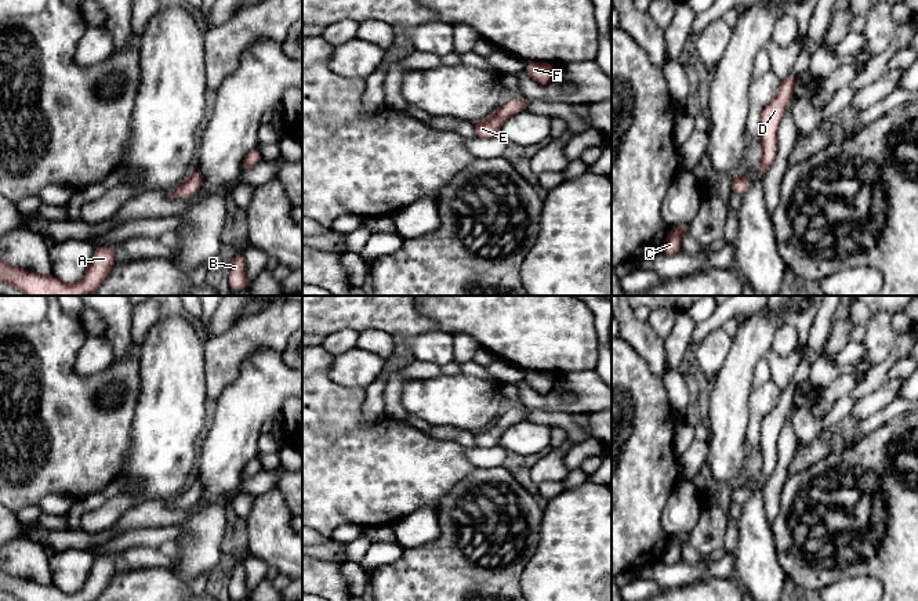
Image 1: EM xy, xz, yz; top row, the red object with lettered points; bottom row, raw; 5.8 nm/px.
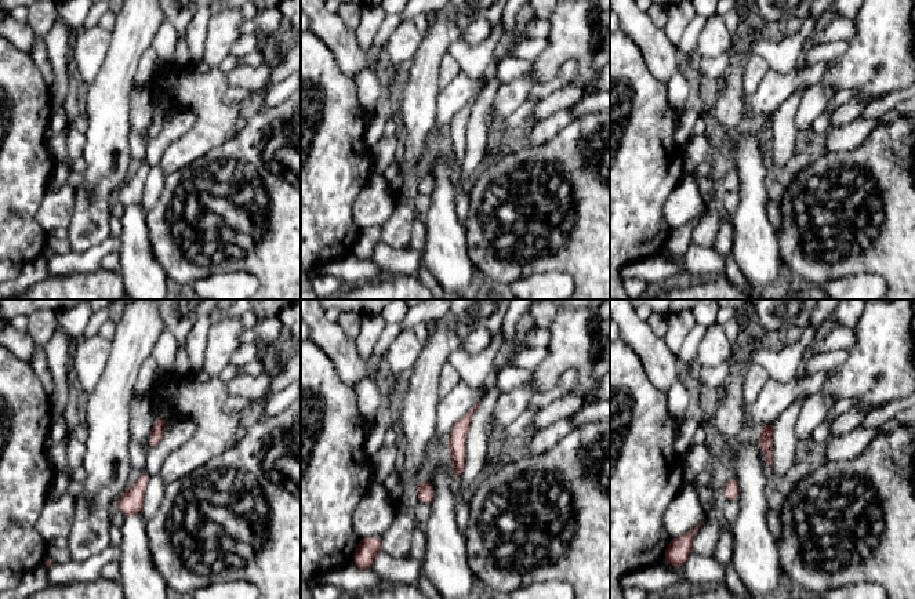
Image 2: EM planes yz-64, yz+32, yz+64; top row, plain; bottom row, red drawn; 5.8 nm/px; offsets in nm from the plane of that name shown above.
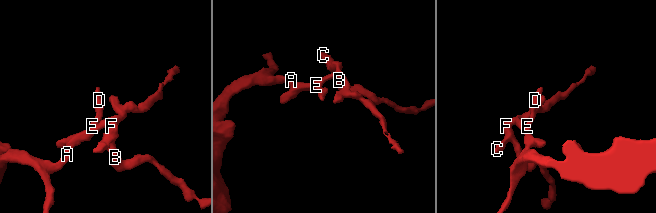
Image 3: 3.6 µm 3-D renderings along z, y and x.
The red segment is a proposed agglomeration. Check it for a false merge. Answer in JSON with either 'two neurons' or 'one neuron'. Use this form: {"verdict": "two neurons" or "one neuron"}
{"verdict": "one neuron"}

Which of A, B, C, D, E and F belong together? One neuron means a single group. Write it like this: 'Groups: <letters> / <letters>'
Groups: A B C D E F

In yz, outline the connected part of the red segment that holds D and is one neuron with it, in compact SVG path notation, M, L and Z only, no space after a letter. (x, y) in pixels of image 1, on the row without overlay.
M790 383L787 387L781 388L780 399L776 408L768 413L761 426L761 453L762 453L762 467L761 467L761 485L773 473L777 461L777 441L780 431L790 413L794 402L794 395L797 385Z

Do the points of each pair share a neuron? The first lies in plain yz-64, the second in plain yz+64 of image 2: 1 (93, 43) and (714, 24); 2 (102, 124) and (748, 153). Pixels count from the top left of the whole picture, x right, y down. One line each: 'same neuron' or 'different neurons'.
1: same neuron
2: different neurons

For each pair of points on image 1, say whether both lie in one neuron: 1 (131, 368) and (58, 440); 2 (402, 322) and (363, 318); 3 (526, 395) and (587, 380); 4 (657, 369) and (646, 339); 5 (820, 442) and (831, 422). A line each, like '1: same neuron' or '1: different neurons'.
1: same neuron
2: same neuron
3: same neuron
4: same neuron
5: different neurons

